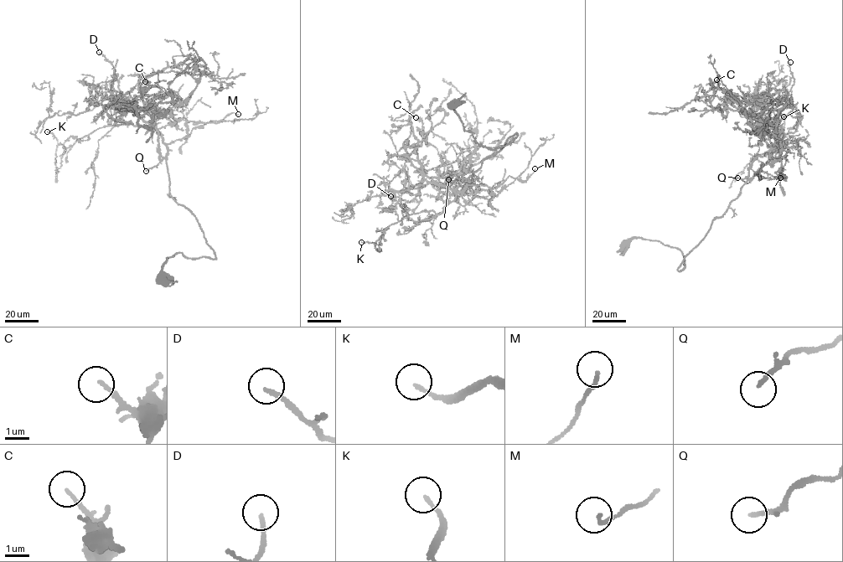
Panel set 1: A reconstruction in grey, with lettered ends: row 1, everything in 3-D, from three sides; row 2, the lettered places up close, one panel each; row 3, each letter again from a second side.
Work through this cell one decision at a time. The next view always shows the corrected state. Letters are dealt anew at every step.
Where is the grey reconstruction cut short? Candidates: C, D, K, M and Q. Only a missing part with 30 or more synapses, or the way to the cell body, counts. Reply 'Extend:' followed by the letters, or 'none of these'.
Extend: D, Q

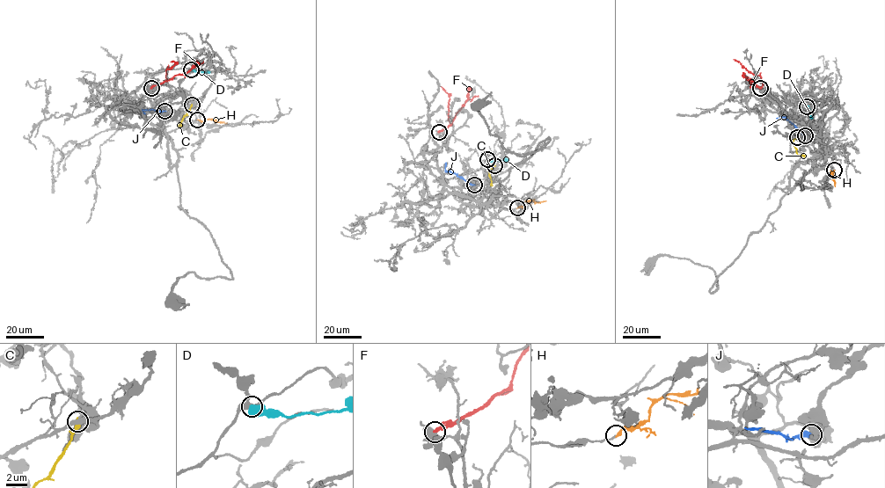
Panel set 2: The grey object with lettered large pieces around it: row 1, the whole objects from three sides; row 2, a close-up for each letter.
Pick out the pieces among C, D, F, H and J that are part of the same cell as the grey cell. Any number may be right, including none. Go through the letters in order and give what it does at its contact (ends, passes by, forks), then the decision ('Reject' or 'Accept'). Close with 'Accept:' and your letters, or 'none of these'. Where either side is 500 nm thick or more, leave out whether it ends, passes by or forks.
C: It ends there. Reject
D: Accept
F: It ends there. Reject
H: It ends there. Reject
J: Reject
Accept: D

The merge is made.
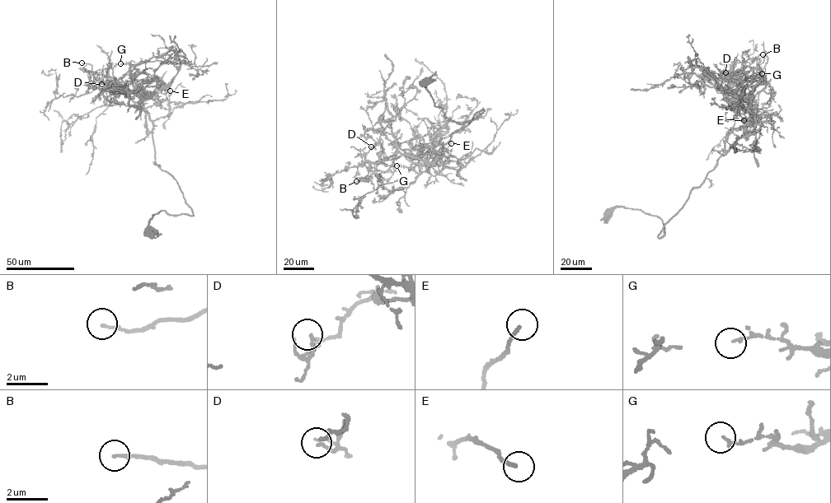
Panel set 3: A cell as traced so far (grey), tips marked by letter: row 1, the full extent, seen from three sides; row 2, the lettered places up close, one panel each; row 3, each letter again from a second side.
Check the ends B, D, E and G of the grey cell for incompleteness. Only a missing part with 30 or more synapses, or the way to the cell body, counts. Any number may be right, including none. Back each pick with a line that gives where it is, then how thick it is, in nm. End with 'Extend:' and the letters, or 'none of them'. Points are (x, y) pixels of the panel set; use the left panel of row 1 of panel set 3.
E: at (170, 90); 160 nm thick
Extend: E

